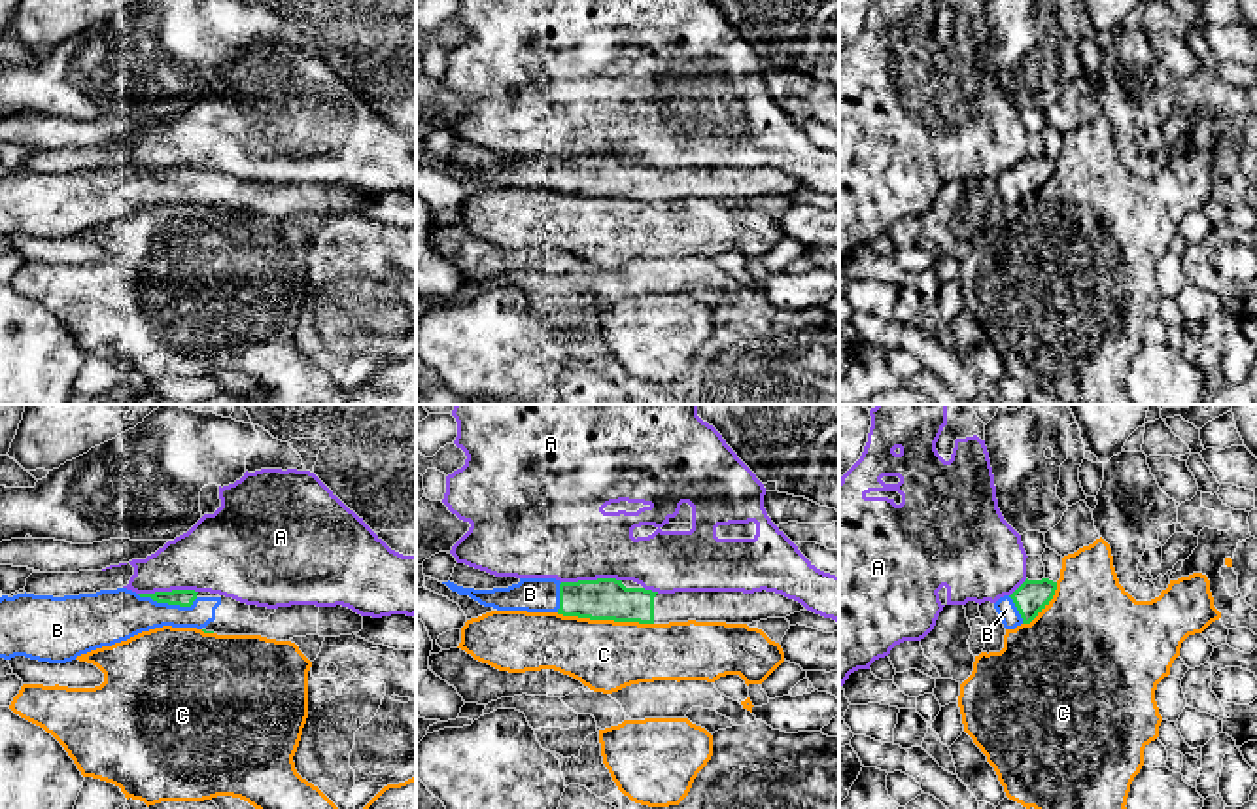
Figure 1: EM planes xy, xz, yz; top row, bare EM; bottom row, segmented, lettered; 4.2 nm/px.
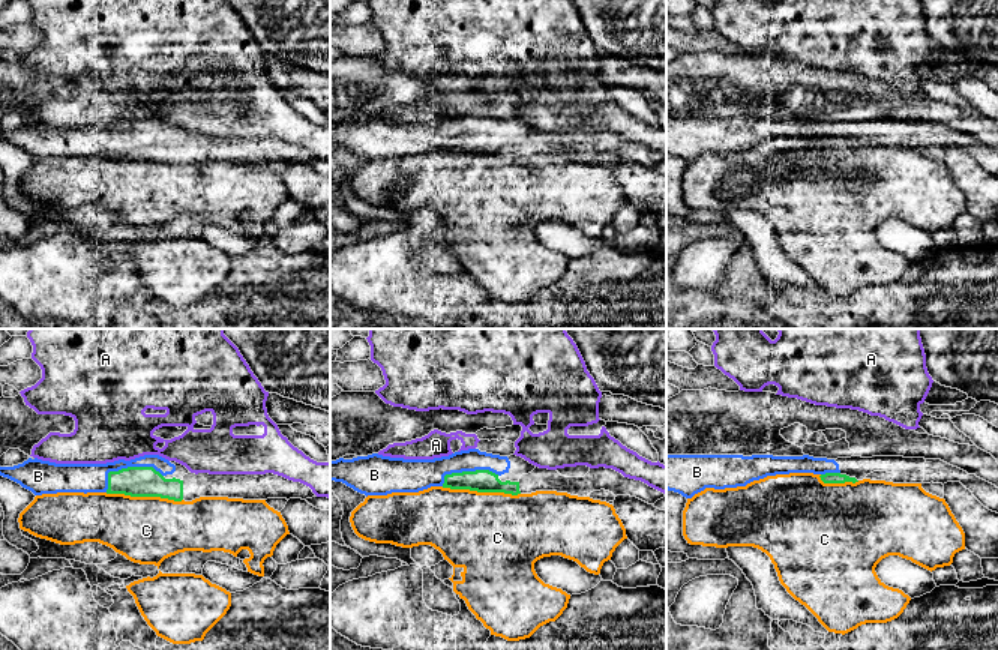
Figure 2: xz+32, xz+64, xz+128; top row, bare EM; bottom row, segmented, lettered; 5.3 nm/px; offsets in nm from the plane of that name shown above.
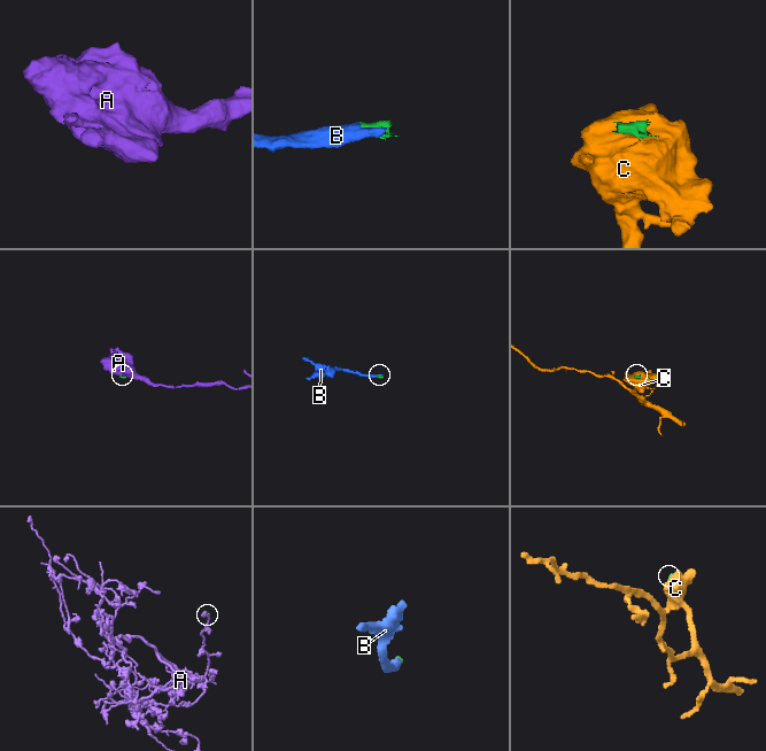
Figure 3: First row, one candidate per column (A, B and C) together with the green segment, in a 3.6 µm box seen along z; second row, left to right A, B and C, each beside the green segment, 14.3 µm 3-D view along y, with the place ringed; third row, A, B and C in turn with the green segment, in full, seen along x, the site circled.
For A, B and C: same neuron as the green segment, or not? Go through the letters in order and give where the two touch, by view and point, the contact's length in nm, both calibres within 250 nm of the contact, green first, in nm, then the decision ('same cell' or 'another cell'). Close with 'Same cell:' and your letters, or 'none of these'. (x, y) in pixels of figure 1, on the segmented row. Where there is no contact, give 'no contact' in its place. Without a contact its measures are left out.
A: xy (167, 592) | 260 nm | 80/300 nm | another cell
B: xy (167, 602) | 260 nm | 80/220 nm | same cell
C: xz (605, 619) | 420 nm | 180/300 nm | another cell
Same cell: B

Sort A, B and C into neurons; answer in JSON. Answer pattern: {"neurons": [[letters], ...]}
{"neurons": [["A"], ["B"], ["C"]]}

